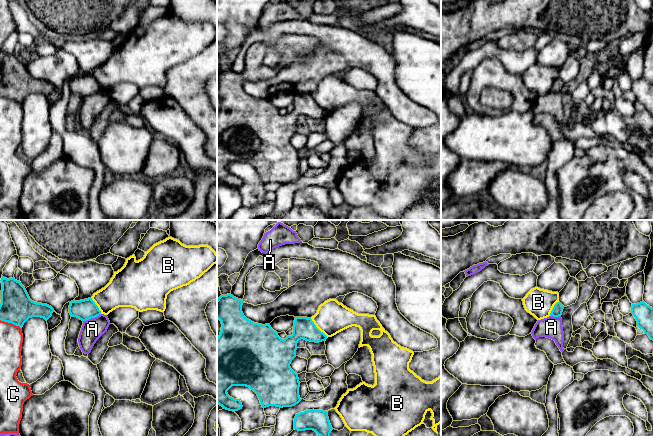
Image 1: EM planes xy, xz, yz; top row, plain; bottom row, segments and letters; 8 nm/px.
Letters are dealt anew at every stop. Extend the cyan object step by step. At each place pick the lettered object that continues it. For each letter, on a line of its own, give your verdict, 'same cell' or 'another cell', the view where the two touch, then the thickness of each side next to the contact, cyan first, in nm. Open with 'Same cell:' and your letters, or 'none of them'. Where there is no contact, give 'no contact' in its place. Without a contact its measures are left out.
Same cell: none of them
A: another cell; meets cyan in xy; 160 nm thick on the cyan side, 170 nm on the other
B: another cell; meets cyan in xz; 180 nm thick on the cyan side, 260 nm on the other
C: another cell; meets cyan in xy; 260 nm thick on the cyan side, 190 nm on the other

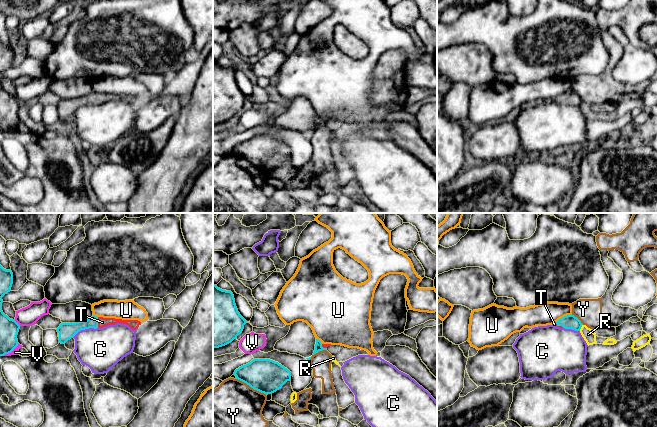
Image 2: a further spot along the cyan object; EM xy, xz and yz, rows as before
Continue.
Same cell: T
C: another cell; meets cyan in xy; 130 nm thick on the cyan side, 340 nm on the other
R: another cell; meets cyan in yz; 110 nm thick on the cyan side, 100 nm on the other
T: same cell; meets cyan in xy; 130 nm thick on the cyan side, 80 nm on the other
U: another cell; meets cyan in yz; 110 nm thick on the cyan side, 180 nm on the other
V: another cell; meets cyan in xy; 160 nm thick on the cyan side, 50 nm on the other
Y: another cell; meets cyan in xz; 280 nm thick on the cyan side, 460 nm on the other

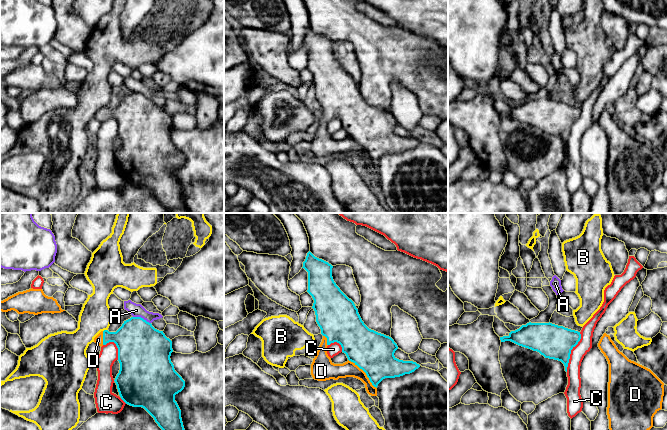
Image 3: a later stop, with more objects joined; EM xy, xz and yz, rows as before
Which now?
Same cell: D
A: another cell; meets cyan in xy; 400 nm thick on the cyan side, 110 nm on the other
B: another cell; meets cyan in xy; 300 nm thick on the cyan side, 260 nm on the other
C: another cell; meets cyan in yz; 280 nm thick on the cyan side, 120 nm on the other
D: same cell; meets cyan in xz; 320 nm thick on the cyan side, 130 nm on the other

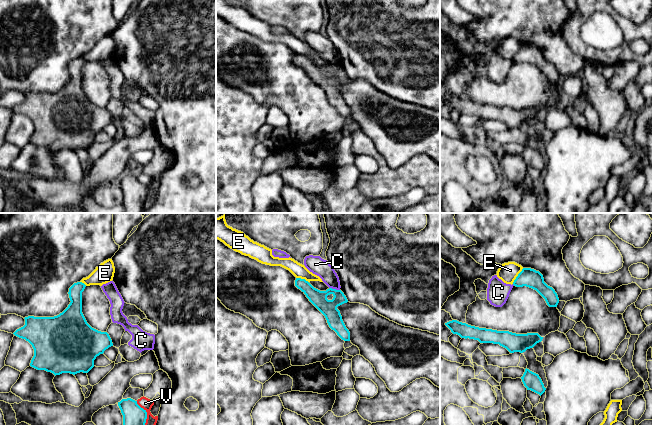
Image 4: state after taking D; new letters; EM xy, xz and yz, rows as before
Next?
Same cell: none of them
C: another cell; meets cyan in xz; 140 nm thick on the cyan side, 140 nm on the other
E: another cell; meets cyan in yz; 150 nm thick on the cyan side, 150 nm on the other
V: another cell; meets cyan in xy; 190 nm thick on the cyan side, 90 nm on the other

